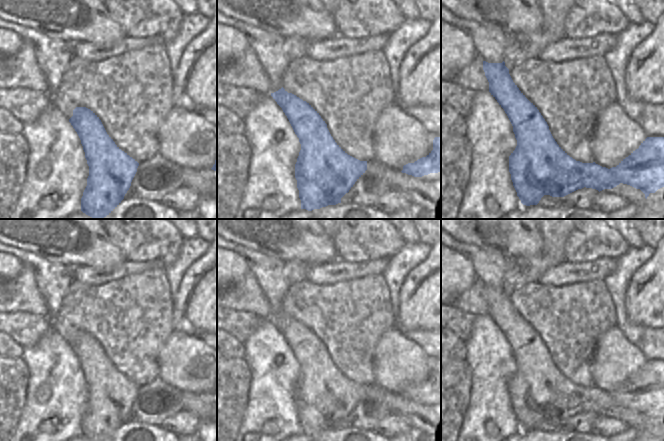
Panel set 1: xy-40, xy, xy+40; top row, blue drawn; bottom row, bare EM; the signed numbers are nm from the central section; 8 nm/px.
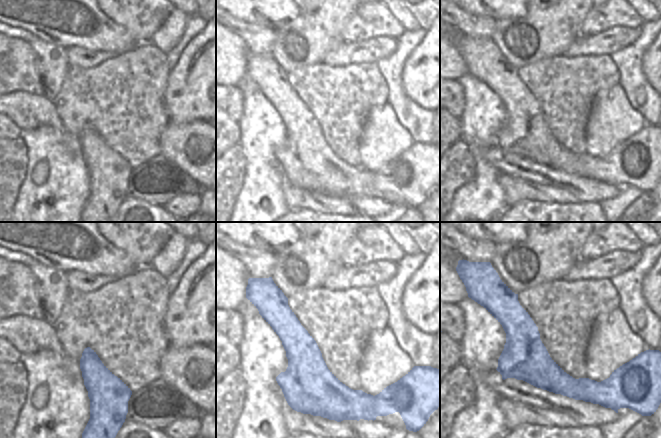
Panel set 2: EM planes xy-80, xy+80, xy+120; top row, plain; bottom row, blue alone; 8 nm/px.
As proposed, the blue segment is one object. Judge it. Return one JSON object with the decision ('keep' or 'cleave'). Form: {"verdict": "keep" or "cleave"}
{"verdict": "cleave"}

